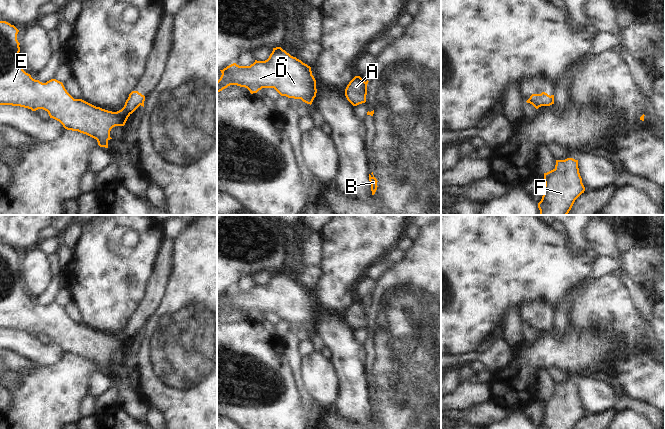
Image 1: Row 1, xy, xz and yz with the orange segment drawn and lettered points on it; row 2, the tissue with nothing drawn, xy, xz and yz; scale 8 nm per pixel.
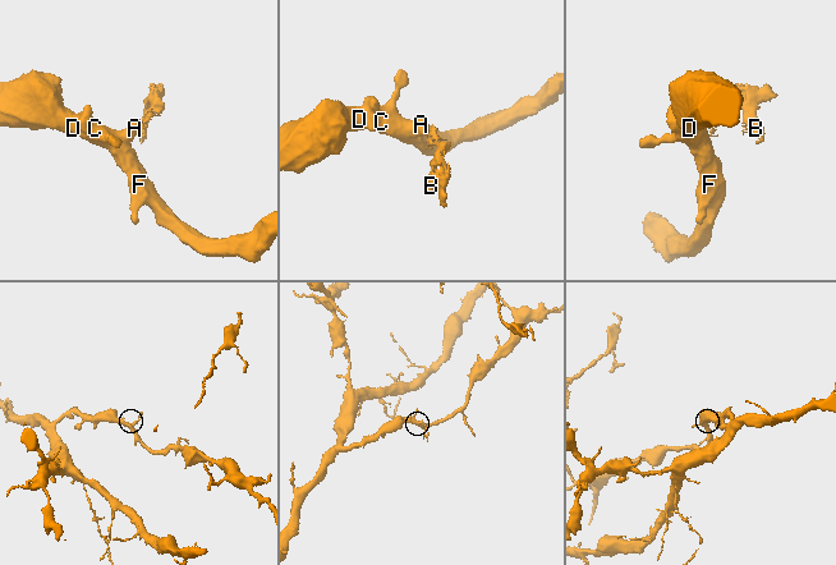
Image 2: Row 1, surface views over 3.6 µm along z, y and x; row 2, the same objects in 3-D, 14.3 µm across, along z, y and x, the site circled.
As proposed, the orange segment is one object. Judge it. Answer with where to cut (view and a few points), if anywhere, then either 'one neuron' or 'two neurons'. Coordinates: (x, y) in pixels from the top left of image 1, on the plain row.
cut yz (532, 327), (540, 330); two neurons

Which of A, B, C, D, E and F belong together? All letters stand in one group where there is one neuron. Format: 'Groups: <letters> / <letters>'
Groups: A C D E F / B.

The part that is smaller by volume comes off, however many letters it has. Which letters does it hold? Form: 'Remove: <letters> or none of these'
Remove: B

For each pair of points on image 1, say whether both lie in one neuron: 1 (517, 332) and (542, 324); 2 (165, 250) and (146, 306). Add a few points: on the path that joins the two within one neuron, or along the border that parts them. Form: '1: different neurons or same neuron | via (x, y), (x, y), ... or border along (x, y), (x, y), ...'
1: different neurons | border along (519, 307), (521, 319), (527, 326)
2: same neuron | via (163, 264), (154, 292)

